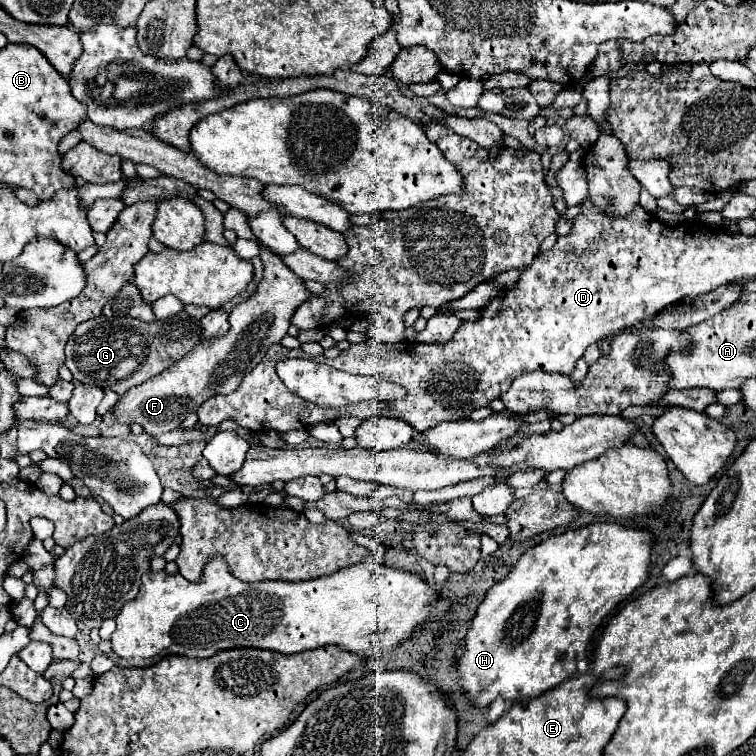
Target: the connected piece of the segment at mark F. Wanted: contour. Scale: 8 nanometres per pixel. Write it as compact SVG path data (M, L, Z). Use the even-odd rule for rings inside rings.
M262 246L260 258L264 262L264 278L256 288L256 294L234 306L230 312L230 330L216 340L198 344L186 356L182 356L170 370L146 380L140 386L130 388L112 408L112 420L118 424L140 424L150 436L158 436L178 428L184 414L196 412L196 406L214 394L228 394L238 388L238 382L248 374L266 354L272 344L278 344L290 326L294 310L310 300L312 292L304 280L292 274L292 270Z

